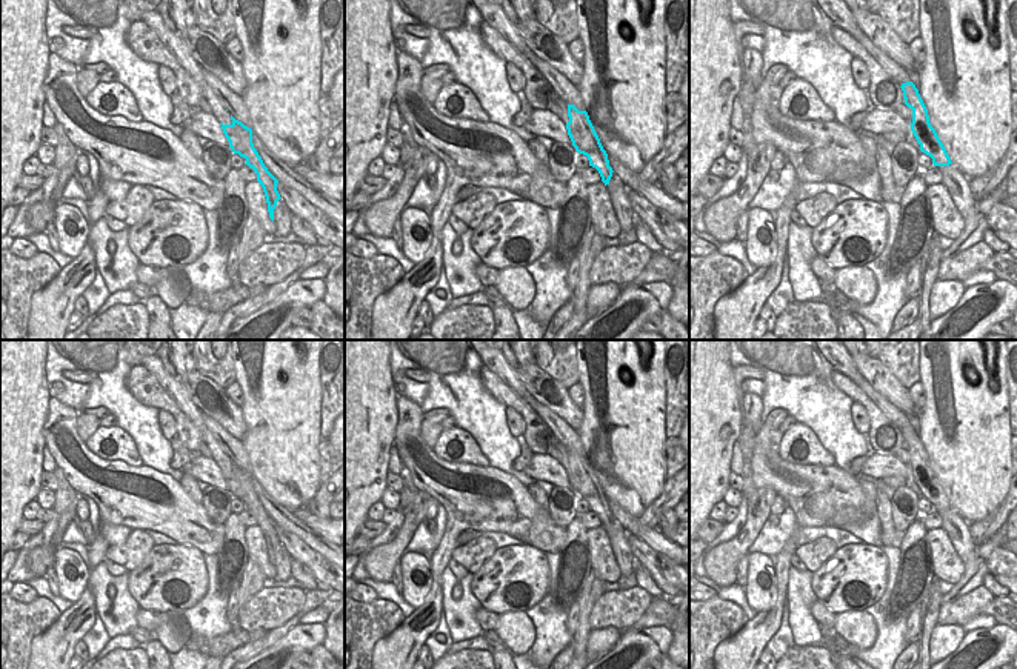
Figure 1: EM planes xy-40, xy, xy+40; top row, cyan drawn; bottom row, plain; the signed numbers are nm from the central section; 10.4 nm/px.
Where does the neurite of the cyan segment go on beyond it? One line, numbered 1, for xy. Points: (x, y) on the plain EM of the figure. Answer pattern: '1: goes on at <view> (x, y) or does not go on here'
1: does not go on here

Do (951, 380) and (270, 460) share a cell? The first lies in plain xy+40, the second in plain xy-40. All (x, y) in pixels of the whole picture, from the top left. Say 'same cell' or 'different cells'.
same cell

